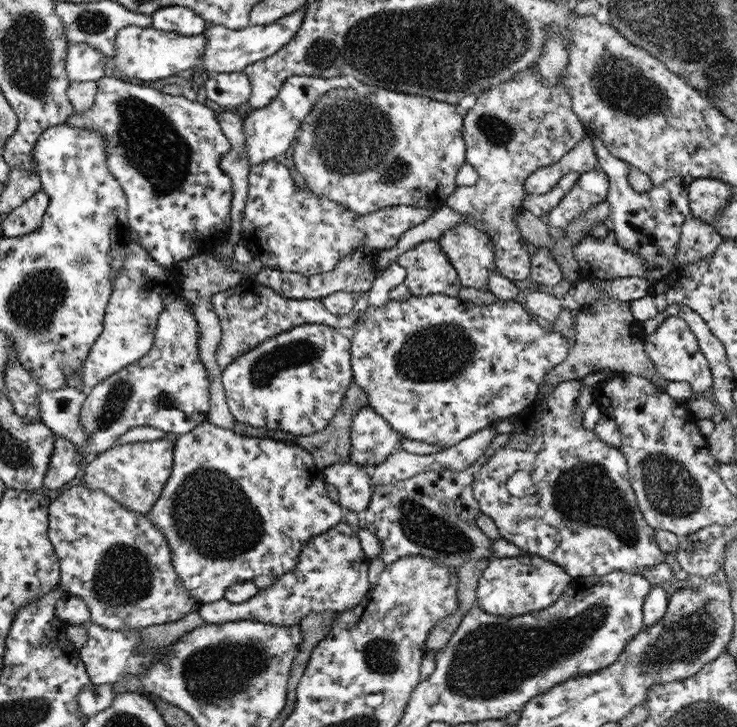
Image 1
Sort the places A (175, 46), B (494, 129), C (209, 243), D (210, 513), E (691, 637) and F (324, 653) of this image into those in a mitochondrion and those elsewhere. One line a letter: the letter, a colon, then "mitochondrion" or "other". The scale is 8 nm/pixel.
A: other
B: mitochondrion
C: other
D: mitochondrion
E: mitochondrion
F: other

